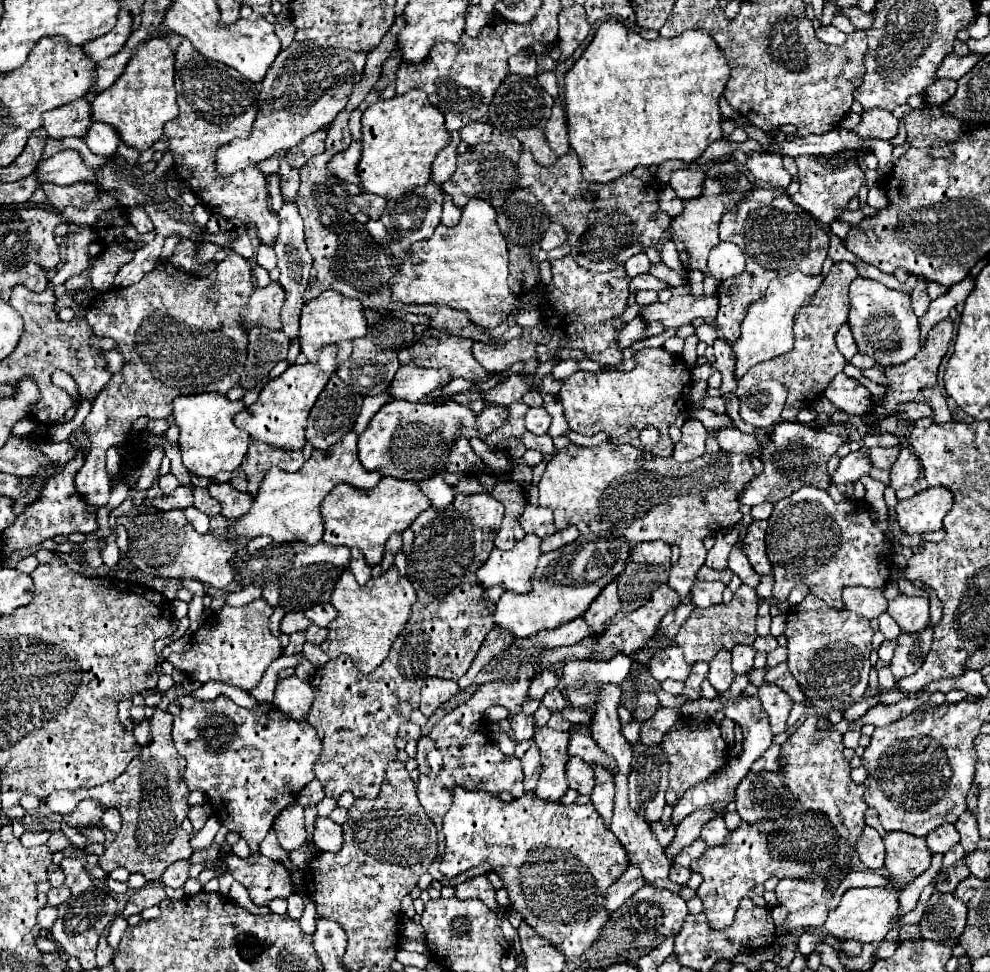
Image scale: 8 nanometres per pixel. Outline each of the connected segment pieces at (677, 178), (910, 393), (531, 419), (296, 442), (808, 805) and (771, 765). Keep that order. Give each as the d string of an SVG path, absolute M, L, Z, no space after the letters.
M688 168L688 170L676 170L670 178L670 186L676 190L676 196L690 202L698 200L702 194L706 174L698 168Z
M944 318L942 322L938 322L936 326L932 326L932 330L928 332L928 340L924 342L922 350L908 362L904 364L898 364L898 366L884 366L882 372L886 374L886 378L890 380L890 384L884 386L884 398L880 400L880 404L876 402L870 410L868 416L864 416L862 420L872 428L876 430L880 426L882 420L890 418L890 416L896 416L900 414L900 408L908 402L926 402L936 414L934 414L934 422L950 422L952 416L950 416L950 410L946 406L946 398L942 394L942 390L938 388L938 366L940 366L940 360L944 358L944 354L948 352L948 346L950 346L950 340L952 340L952 332L954 332L954 324L950 318Z
M530 408L526 412L526 428L534 434L546 434L548 432L548 426L550 426L550 414L544 410L544 408Z
M326 346L320 352L320 358L316 364L290 364L286 372L282 372L278 378L272 378L260 392L258 400L238 412L234 416L234 424L250 434L250 440L260 440L270 446L276 446L280 450L302 450L306 444L304 428L310 408L314 406L318 394L334 374L334 360L336 360L336 348Z
M808 716L782 744L782 768L778 774L792 794L792 816L758 820L754 824L742 820L740 826L726 836L724 844L706 848L704 856L690 866L704 878L698 896L710 928L728 928L738 902L748 896L752 886L766 882L770 876L808 880L812 876L842 878L852 872L856 844L866 828L864 814L868 806L862 798L864 784L854 784L850 778L852 766L842 754L844 736L832 728L820 730L816 724L818 718Z
M772 744L766 752L764 752L764 756L760 756L754 764L752 764L752 772L758 772L758 770L772 770L772 772L776 772L778 768L780 768L780 764L778 764L778 750L780 750L780 746L778 744Z

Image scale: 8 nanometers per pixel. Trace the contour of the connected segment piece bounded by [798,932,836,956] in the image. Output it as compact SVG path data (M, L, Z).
M805 932L799 937L799 952L804 956L809 956L814 951L815 947L822 943L834 947L836 945L836 939L827 936L815 936Z

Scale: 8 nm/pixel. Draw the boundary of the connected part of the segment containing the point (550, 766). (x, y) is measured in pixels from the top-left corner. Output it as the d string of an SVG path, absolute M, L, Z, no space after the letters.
M536 728L534 732L534 742L540 748L542 754L542 774L536 786L536 796L544 800L560 800L566 790L566 774L564 774L564 764L568 760L568 732L558 732L552 728Z

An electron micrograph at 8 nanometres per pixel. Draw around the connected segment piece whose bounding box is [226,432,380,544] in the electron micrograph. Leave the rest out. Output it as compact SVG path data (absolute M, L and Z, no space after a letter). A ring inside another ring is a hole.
M348 432L340 442L332 444L326 450L314 450L312 458L304 462L298 472L284 472L280 468L270 468L252 496L252 508L246 516L232 520L228 526L228 538L244 538L252 540L258 536L272 536L274 542L292 542L302 540L306 544L314 544L322 538L324 524L320 518L320 502L322 498L340 482L348 482L356 488L370 490L378 484L378 472L366 472L356 456L356 432Z

